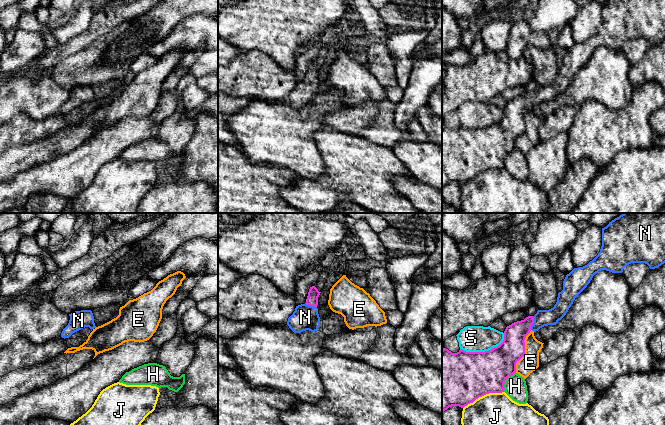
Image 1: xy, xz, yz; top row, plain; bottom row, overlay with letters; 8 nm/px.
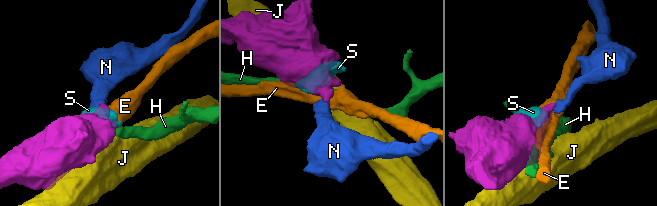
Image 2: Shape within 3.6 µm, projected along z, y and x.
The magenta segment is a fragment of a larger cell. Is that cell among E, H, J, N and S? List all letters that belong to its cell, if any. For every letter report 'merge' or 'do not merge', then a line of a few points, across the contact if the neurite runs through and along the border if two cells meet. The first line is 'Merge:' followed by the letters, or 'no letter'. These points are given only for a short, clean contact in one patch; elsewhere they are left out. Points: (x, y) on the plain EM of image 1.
Merge: N
E: do not merge
H: do not merge
J: do not merge
N: merge; line yz (513, 122), (513, 116), (533, 98), (542, 94)
S: do not merge

